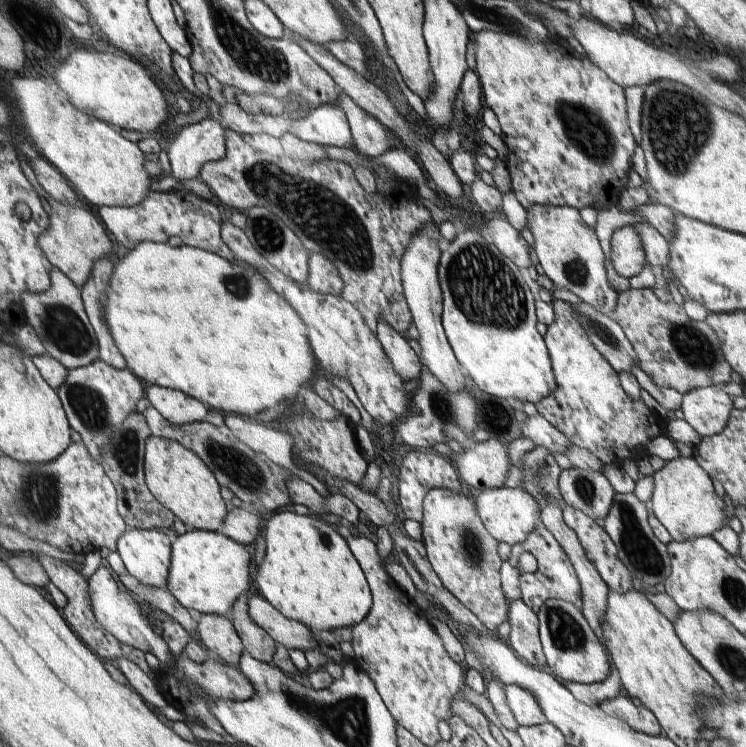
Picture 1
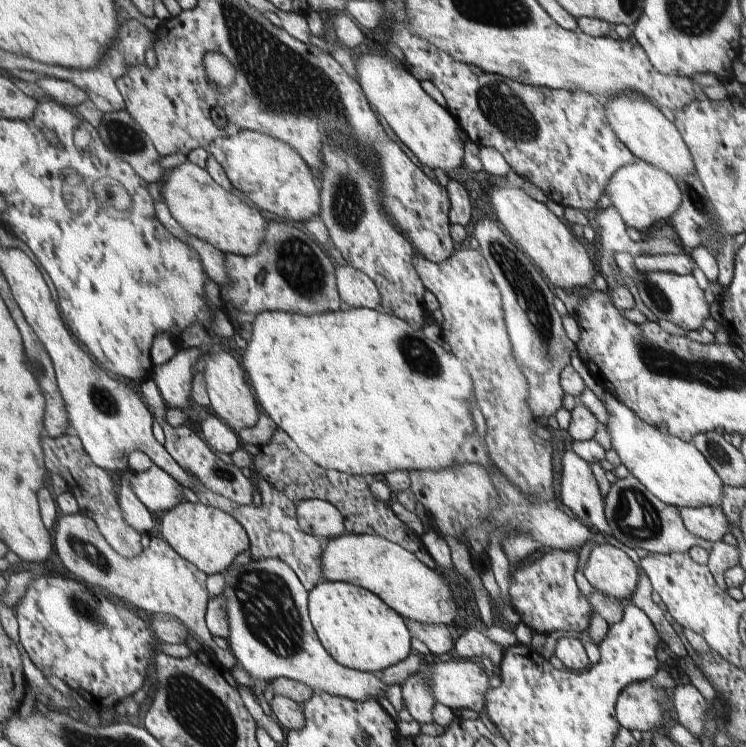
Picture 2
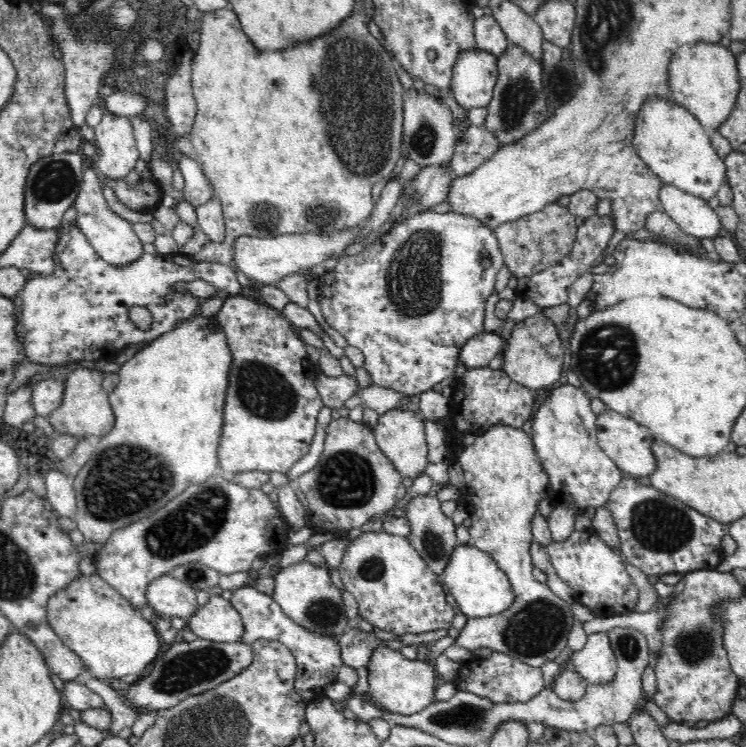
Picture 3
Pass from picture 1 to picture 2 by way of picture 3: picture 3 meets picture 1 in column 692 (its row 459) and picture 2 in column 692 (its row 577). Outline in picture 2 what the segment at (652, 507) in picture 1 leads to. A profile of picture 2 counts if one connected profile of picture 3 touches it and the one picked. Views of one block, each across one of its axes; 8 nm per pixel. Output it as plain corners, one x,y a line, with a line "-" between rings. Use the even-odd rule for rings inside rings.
721,506
682,507
680,518
690,534
708,542
722,541
724,534
730,532
730,522

